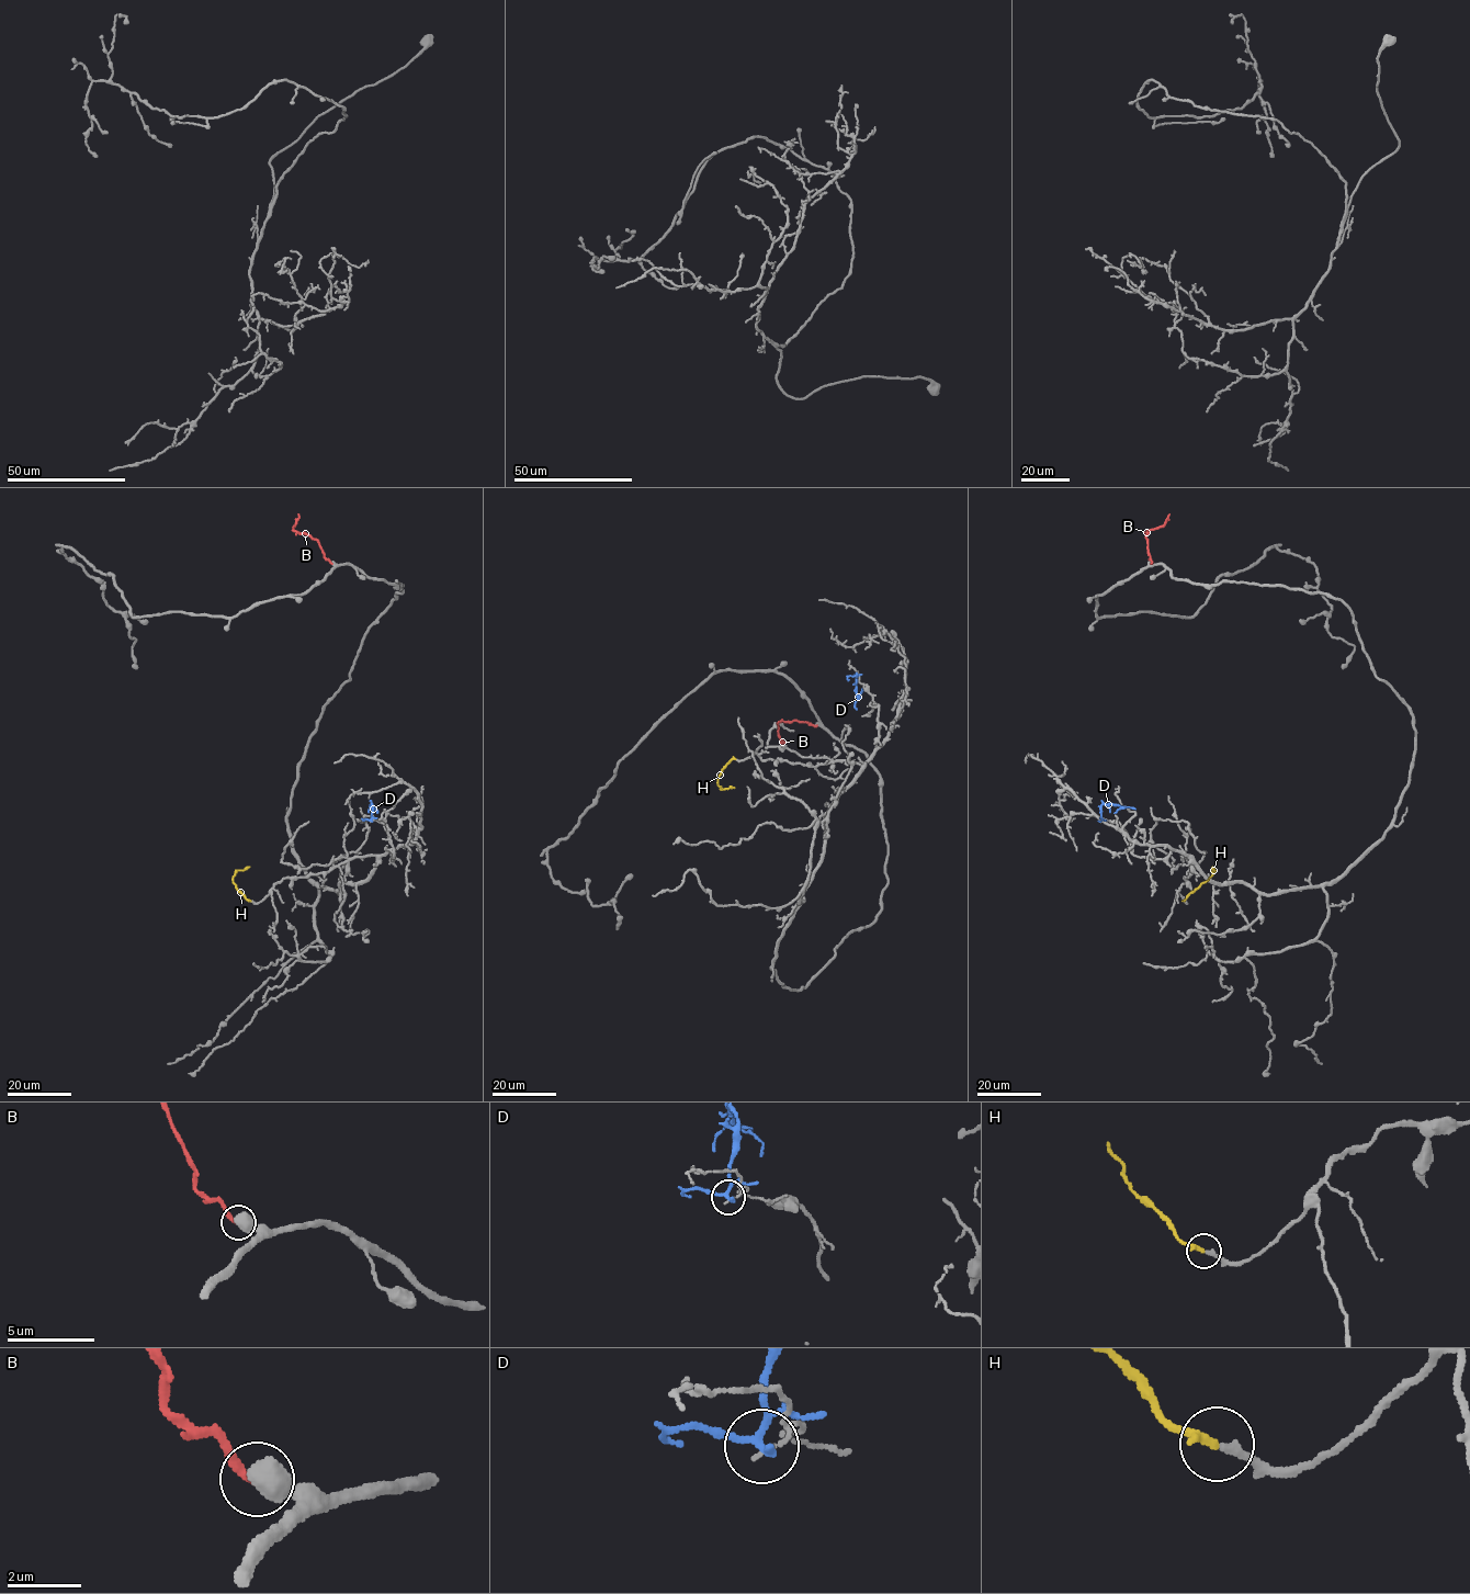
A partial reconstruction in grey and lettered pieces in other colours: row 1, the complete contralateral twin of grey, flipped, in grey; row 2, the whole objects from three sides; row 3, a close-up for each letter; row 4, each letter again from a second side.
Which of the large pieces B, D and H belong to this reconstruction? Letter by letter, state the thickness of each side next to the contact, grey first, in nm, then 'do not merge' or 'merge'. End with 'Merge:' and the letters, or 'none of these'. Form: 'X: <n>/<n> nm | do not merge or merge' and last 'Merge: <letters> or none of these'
B: 700/260 nm | do not merge
D: 110/160 nm | do not merge
H: 220/240 nm | merge
Merge: H

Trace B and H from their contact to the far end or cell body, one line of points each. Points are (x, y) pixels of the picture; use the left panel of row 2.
B: (332, 564), (324, 557), (317, 540), (293, 530), (298, 515)
H: (250, 901), (233, 882), (238, 870), (249, 867)

